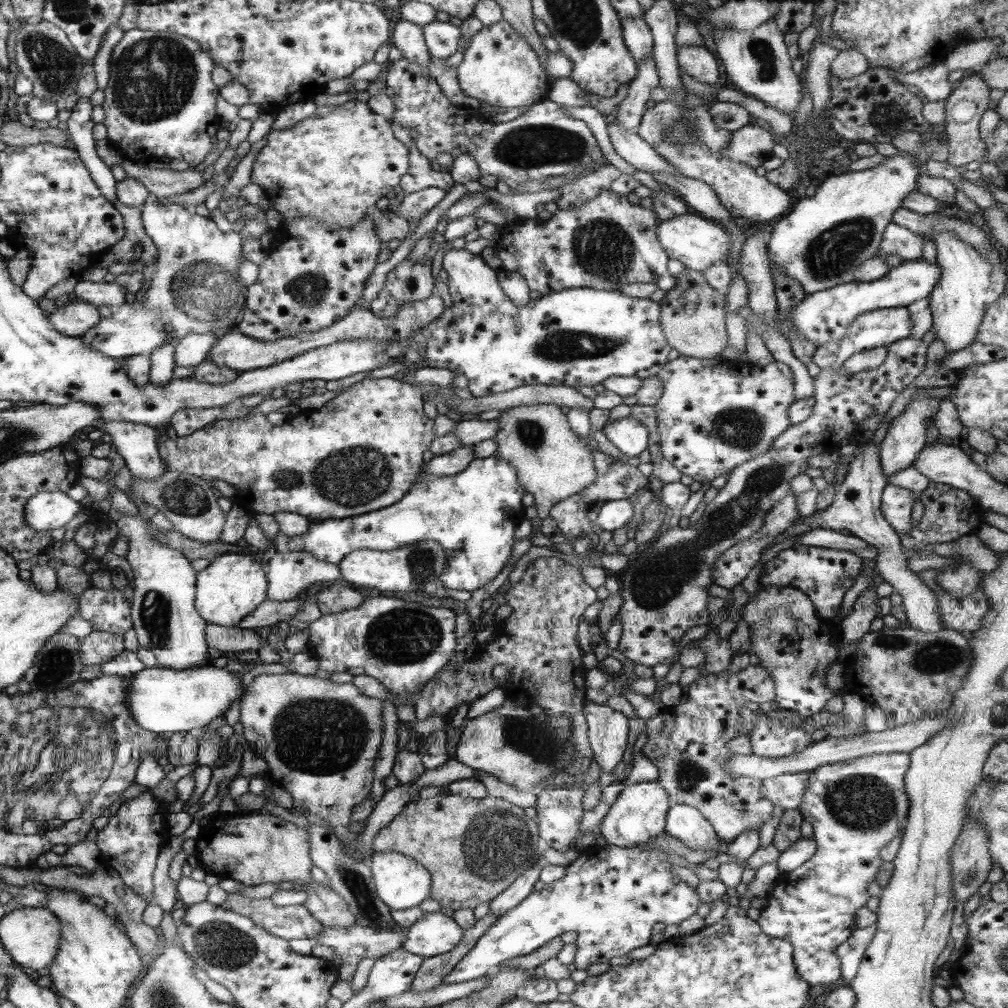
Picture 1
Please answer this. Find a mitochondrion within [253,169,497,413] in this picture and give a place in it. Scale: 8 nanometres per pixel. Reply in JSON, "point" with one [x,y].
{"point":[302,291]}

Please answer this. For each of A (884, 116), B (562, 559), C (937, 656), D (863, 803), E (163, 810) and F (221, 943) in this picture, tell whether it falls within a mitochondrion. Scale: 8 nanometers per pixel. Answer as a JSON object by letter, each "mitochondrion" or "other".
{"A":"mitochondrion","B":"other","C":"mitochondrion","D":"mitochondrion","E":"other","F":"mitochondrion"}

